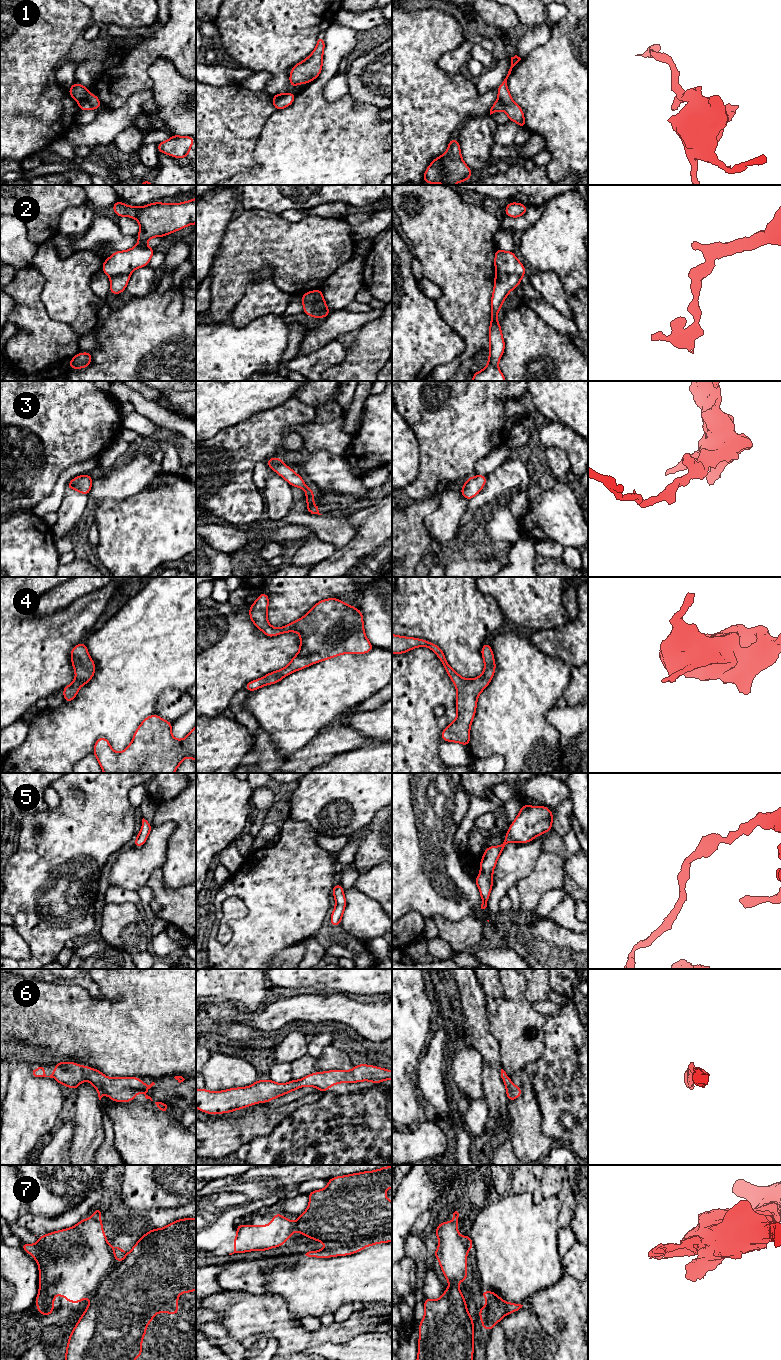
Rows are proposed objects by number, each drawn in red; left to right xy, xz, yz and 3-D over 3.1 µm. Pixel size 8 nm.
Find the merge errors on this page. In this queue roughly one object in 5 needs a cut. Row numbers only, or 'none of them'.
1, 2

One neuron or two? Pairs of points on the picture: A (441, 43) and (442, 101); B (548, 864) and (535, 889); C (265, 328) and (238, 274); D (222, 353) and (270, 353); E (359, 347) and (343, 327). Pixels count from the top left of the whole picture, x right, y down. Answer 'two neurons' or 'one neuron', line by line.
A: one neuron
B: one neuron
C: two neurons
D: one neuron
E: two neurons

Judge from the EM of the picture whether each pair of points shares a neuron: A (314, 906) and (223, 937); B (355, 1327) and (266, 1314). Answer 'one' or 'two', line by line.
A: two
B: one

